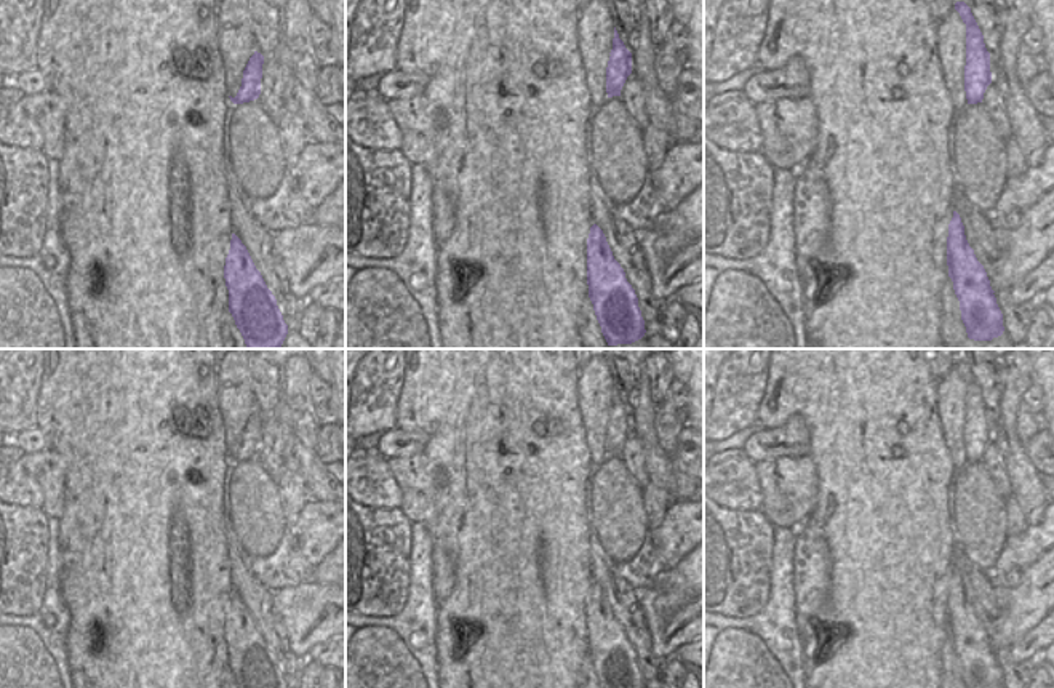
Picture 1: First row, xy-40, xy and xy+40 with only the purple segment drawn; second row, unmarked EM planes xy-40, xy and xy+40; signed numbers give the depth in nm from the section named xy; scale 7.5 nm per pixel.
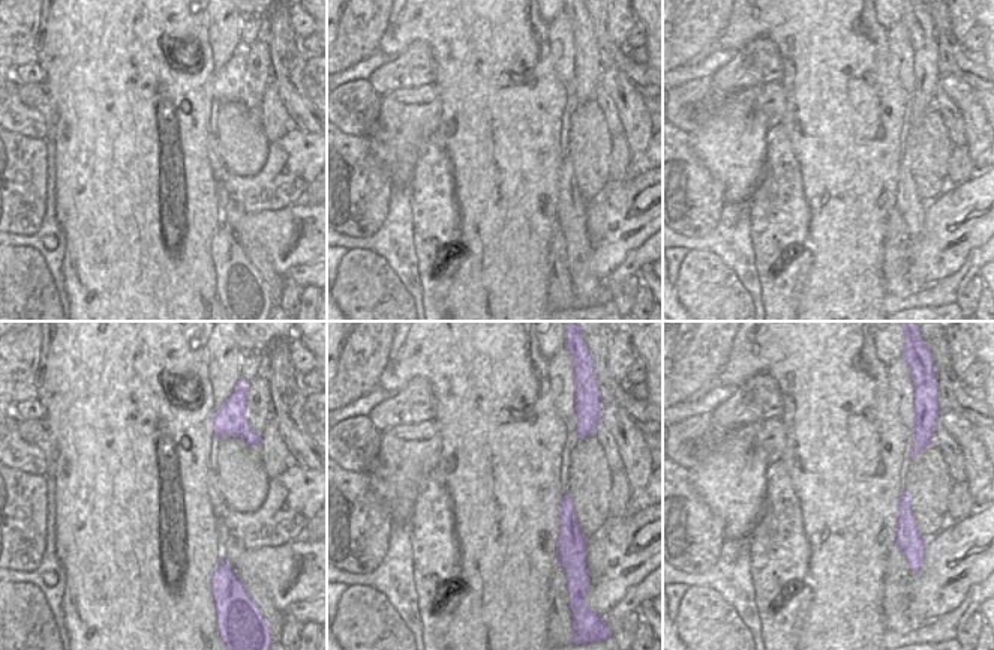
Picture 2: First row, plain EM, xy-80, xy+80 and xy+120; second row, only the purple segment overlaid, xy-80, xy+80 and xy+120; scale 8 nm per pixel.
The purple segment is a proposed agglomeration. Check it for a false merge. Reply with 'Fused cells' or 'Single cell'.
Fused cells.

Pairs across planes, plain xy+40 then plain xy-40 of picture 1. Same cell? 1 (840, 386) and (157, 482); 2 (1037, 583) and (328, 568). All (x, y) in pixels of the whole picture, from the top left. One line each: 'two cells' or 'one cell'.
1: two cells
2: one cell

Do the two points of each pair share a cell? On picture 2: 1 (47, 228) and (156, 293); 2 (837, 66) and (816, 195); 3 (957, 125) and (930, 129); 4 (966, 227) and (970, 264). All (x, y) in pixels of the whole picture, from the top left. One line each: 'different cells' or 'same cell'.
1: different cells
2: different cells
3: different cells
4: different cells

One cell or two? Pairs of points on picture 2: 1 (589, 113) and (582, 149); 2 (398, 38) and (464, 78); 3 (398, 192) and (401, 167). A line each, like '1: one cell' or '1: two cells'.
1: one cell
2: two cells
3: two cells

